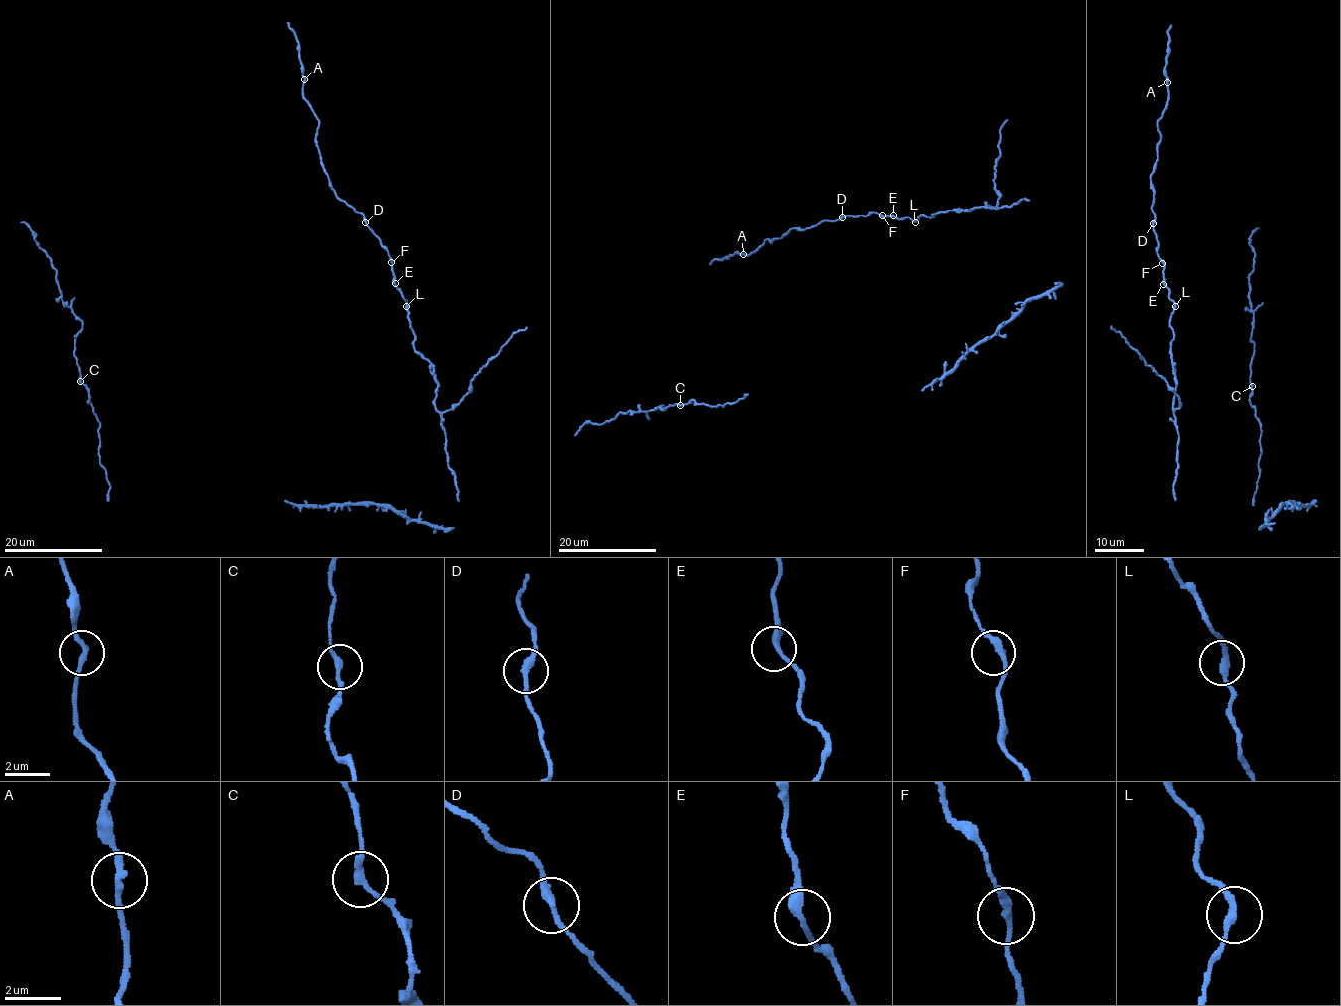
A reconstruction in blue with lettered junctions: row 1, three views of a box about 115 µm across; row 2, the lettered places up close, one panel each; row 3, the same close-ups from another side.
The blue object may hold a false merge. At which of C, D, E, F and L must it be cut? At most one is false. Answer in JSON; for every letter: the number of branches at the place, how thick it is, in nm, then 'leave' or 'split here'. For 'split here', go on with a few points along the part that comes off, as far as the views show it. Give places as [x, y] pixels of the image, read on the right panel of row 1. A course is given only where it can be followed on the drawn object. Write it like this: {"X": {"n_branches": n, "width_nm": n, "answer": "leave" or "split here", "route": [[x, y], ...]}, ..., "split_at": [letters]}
{"C": {"n_branches": 2, "width_nm": 240, "answer": "leave"}, "D": {"n_branches": 2, "width_nm": 260, "answer": "leave"}, "E": {"n_branches": 2, "width_nm": 280, "answer": "leave"}, "F": {"n_branches": 2, "width_nm": 260, "answer": "leave"}, "L": {"n_branches": 2, "width_nm": 240, "answer": "leave"}, "split_at": []}

